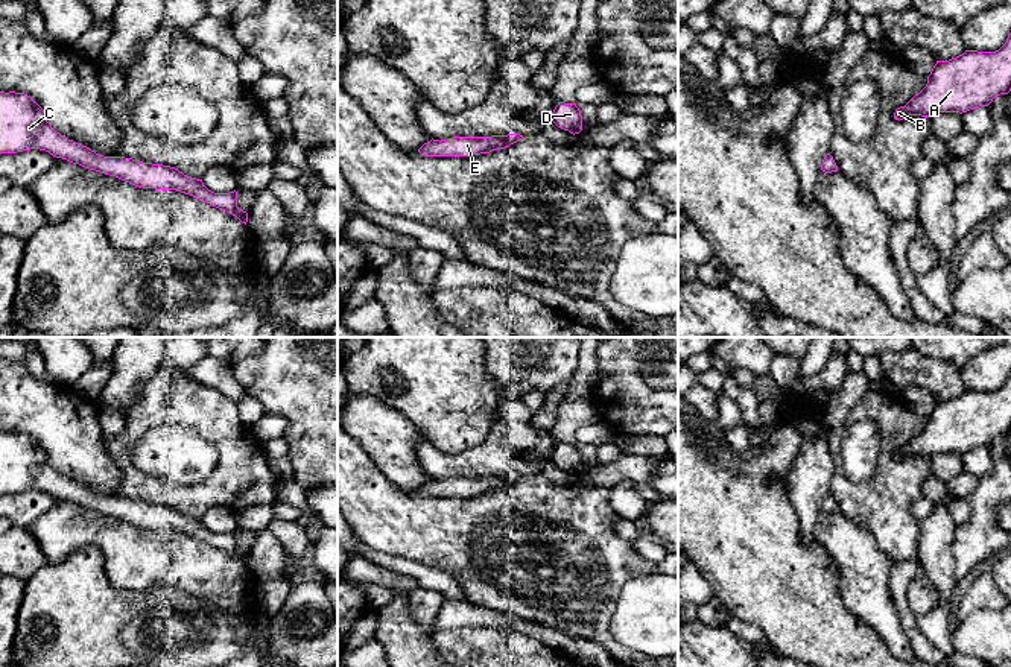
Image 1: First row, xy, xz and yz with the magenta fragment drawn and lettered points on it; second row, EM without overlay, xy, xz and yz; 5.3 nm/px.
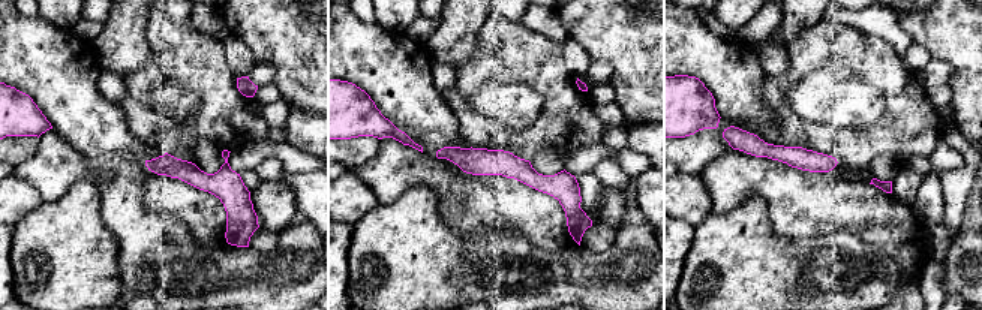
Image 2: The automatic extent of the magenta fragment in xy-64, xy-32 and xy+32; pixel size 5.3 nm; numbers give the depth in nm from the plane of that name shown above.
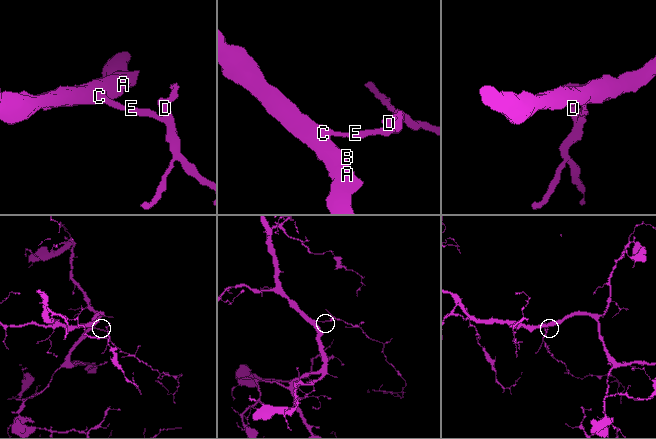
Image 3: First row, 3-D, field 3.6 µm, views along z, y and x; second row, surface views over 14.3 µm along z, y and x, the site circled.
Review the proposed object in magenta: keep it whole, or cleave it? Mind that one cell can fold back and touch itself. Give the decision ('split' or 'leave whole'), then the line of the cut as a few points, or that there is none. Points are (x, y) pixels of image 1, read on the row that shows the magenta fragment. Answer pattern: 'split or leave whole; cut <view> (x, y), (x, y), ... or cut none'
leave whole; cut none

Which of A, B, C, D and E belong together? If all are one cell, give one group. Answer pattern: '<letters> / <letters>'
A B C D E

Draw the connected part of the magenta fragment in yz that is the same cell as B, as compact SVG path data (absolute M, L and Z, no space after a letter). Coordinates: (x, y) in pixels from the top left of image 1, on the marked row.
M1011 33L1006 43L996 52L965 50L949 61L937 61L926 87L905 106L894 112L895 120L909 115L932 117L938 112L967 112L979 106L988 106L994 97L1011 91Z

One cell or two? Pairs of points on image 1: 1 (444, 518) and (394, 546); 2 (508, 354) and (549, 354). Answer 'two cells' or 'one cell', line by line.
1: one cell
2: one cell

